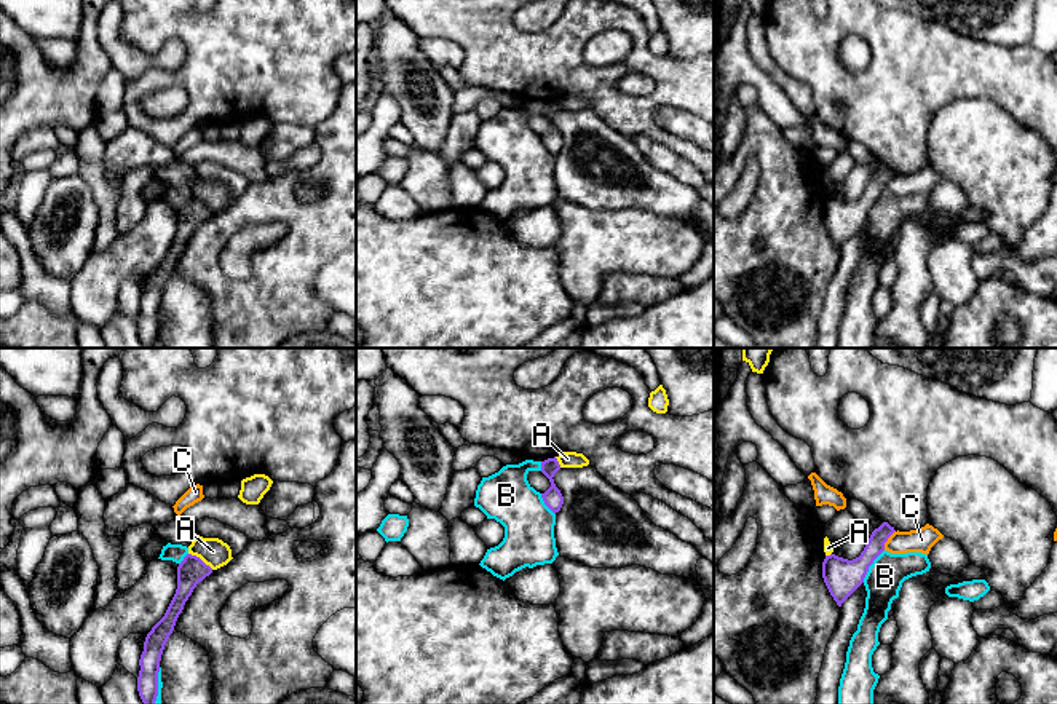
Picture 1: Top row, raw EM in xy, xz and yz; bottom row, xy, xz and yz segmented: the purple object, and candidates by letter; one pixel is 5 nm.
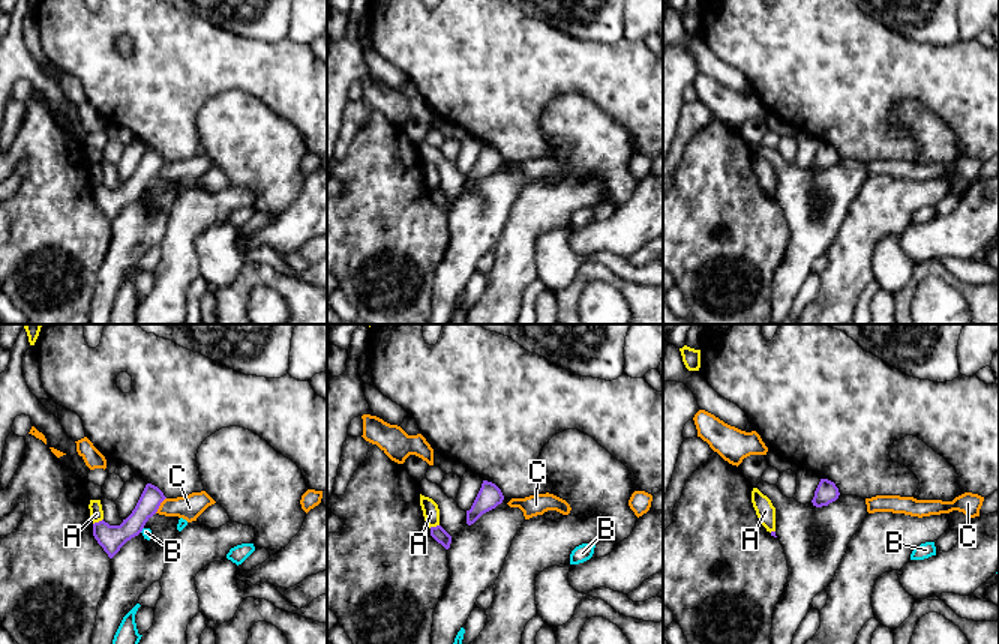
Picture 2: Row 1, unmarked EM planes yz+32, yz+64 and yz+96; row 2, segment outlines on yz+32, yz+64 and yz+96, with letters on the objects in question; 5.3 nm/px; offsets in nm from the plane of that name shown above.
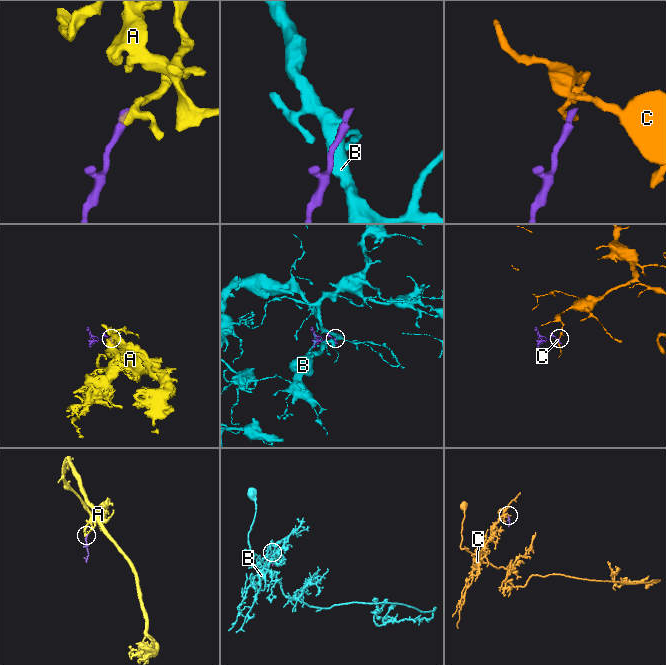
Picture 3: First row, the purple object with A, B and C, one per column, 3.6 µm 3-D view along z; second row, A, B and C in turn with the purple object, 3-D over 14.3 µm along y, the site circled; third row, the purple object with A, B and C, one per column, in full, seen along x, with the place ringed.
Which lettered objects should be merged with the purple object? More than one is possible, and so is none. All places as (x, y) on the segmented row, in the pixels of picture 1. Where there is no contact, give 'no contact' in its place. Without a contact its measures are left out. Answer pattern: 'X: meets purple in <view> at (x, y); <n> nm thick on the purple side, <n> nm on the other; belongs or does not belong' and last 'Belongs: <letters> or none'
A: meets purple in xy at (200, 559); 140 nm thick on the purple side, 140 nm on the other; does not belong
B: meets purple in yz at (870, 564); 190 nm thick on the purple side, 190 nm on the other; does not belong
C: meets purple in yz at (886, 540); 140 nm thick on the purple side, 120 nm on the other; does not belong
Belongs: none

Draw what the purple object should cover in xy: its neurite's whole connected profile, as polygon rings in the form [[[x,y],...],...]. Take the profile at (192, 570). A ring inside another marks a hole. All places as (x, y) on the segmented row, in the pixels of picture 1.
[[[187,554],[177,567],[177,589],[164,616],[152,627],[144,642],[139,659],[137,691],[144,704],[155,704],[158,696],[158,672],[164,645],[176,621],[200,581],[212,573],[200,557]]]

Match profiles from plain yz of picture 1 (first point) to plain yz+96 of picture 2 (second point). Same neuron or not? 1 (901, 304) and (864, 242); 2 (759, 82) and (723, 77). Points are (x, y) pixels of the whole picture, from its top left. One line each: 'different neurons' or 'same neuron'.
1: same neuron
2: different neurons

